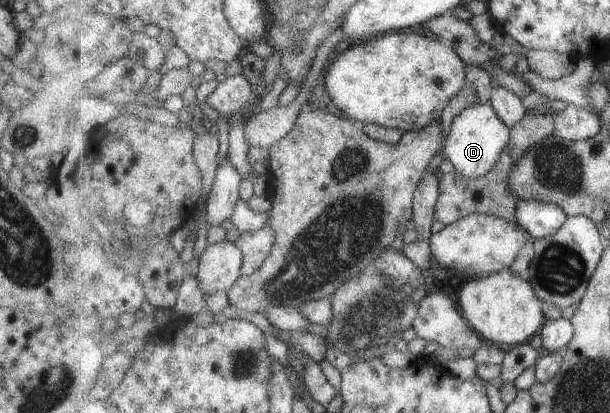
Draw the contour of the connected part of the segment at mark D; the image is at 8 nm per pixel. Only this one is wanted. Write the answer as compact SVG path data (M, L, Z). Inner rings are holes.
M473 104L457 116L447 142L445 156L461 176L477 180L487 176L497 166L497 162L501 162L505 148L509 148L511 144L512 128L503 121L493 104Z

